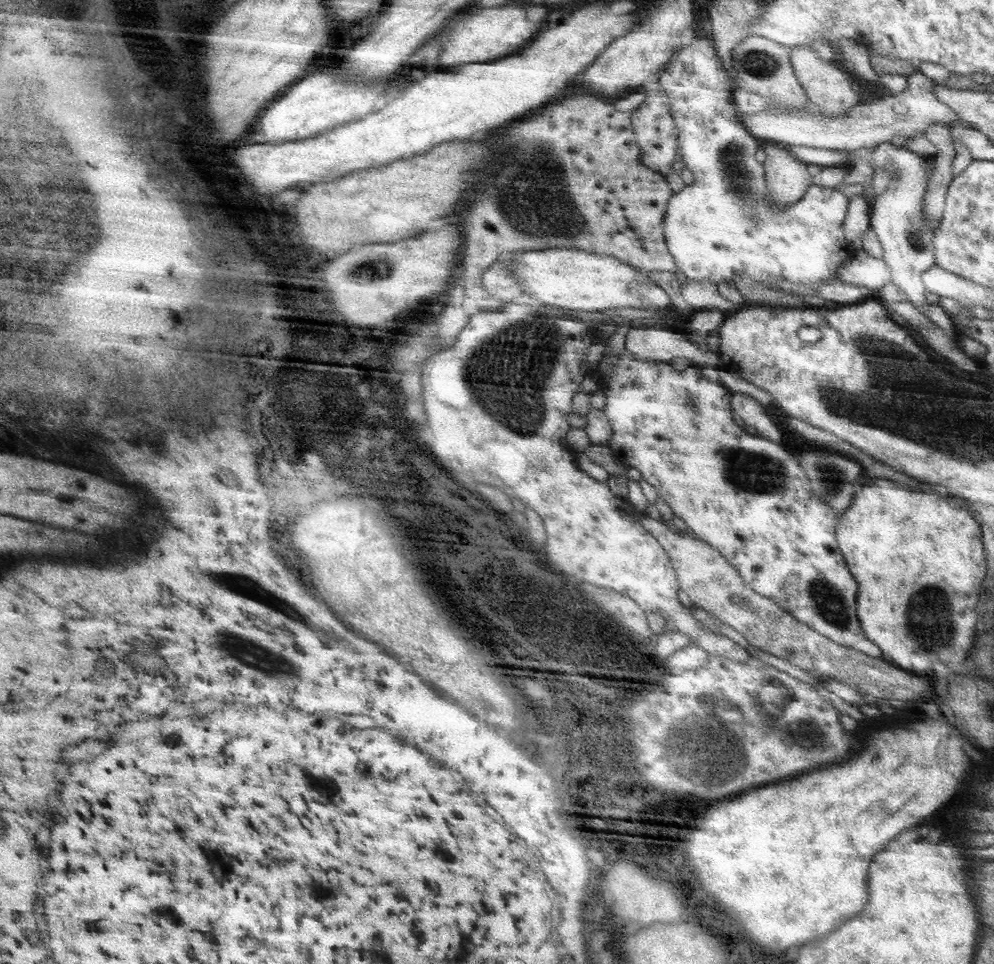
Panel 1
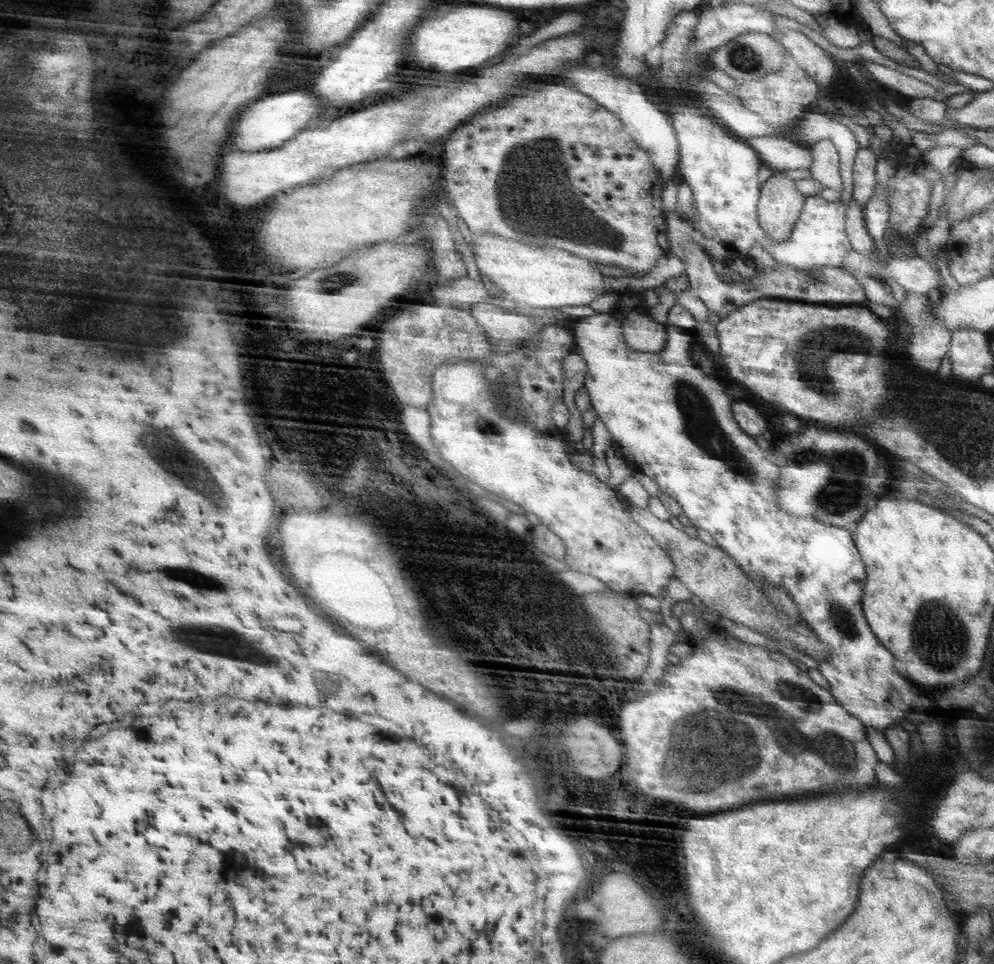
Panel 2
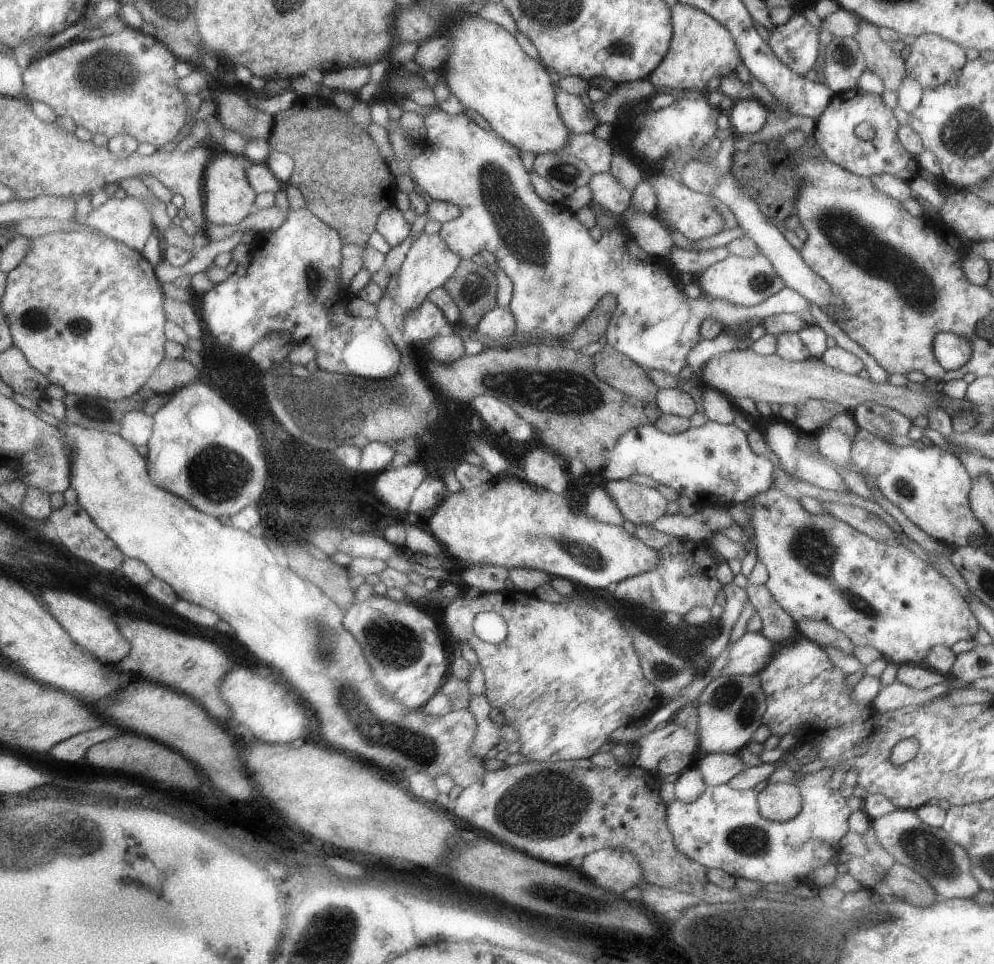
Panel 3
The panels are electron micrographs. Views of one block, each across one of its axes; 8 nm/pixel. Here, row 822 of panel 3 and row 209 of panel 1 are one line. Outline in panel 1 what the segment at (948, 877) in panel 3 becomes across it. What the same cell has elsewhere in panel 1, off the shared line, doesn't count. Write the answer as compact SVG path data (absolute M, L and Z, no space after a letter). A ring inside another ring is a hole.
M883 142L871 150L871 165L875 170L883 168L885 164L893 164L897 172L893 183L887 186L872 207L871 227L885 250L883 259L890 267L891 282L906 293L906 301L910 301L917 309L920 309L923 315L930 303L926 301L927 288L921 276L931 266L936 265L933 245L935 230L927 227L924 214L924 197L926 197L927 184L935 170L935 163L936 159L932 156L918 156L917 153L904 149L902 146L897 147L892 142Z

